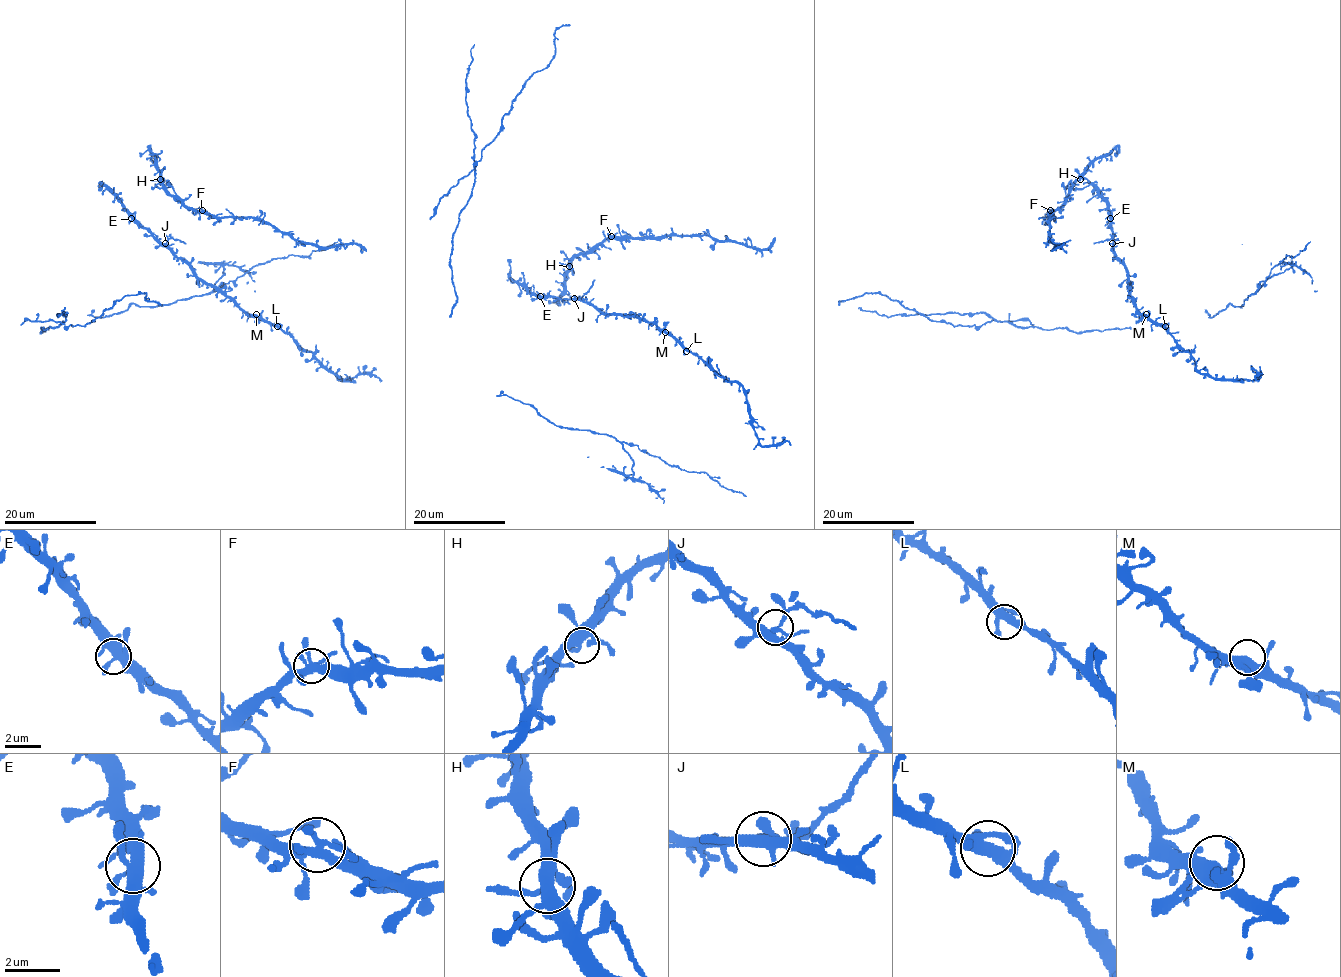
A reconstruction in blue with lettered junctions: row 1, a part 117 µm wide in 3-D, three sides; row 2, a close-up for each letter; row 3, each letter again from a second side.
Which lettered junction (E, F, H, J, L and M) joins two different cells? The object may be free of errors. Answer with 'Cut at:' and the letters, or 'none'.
Cut at: J

